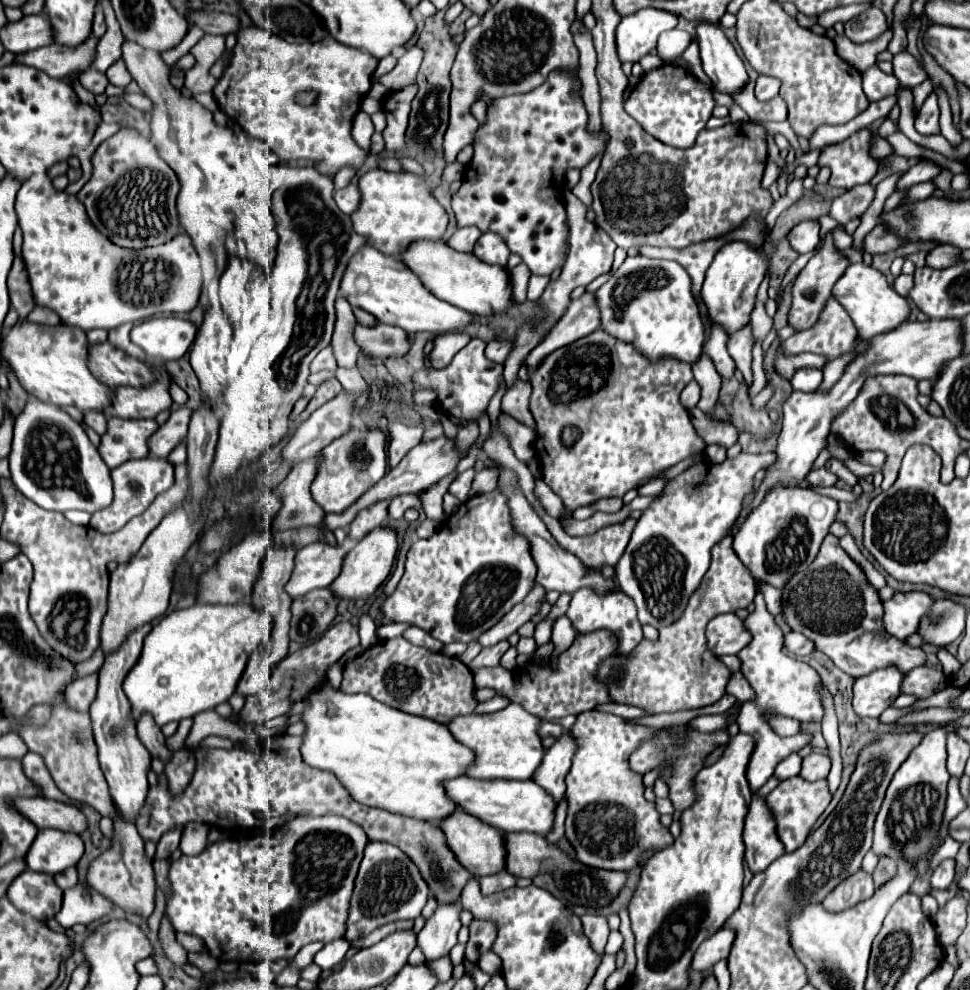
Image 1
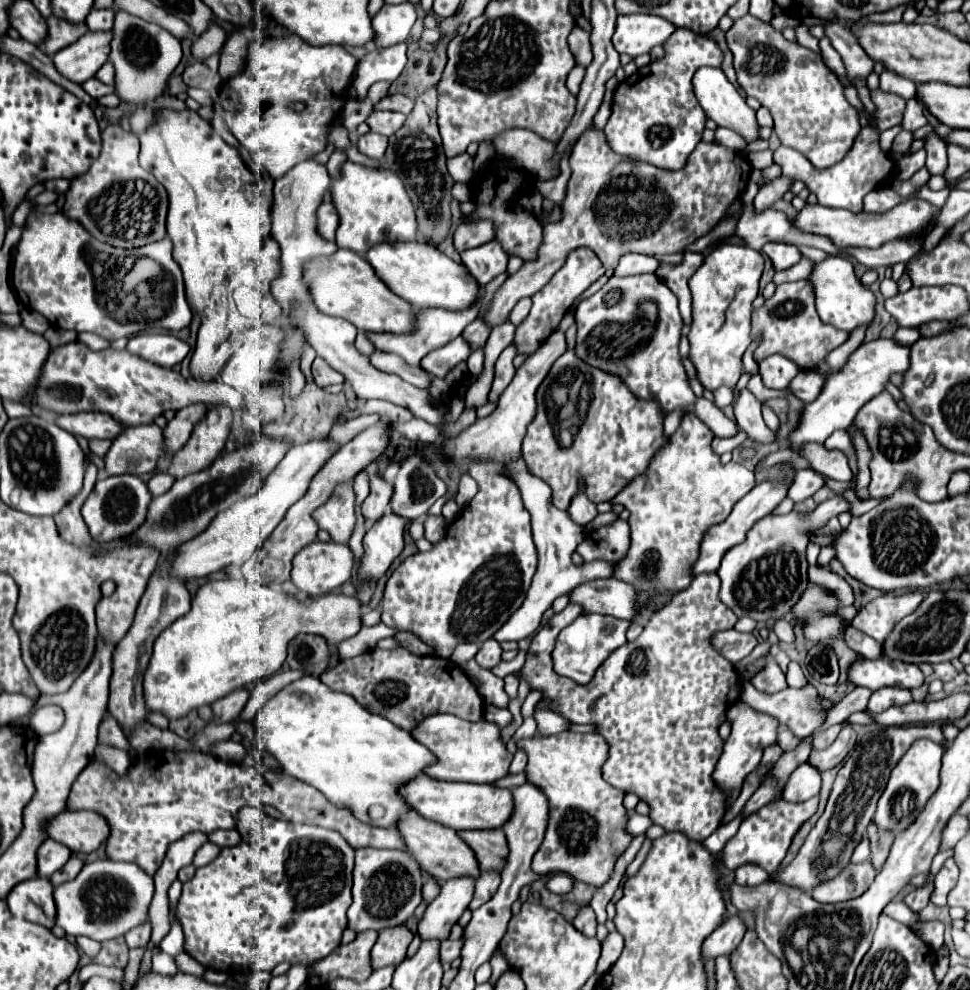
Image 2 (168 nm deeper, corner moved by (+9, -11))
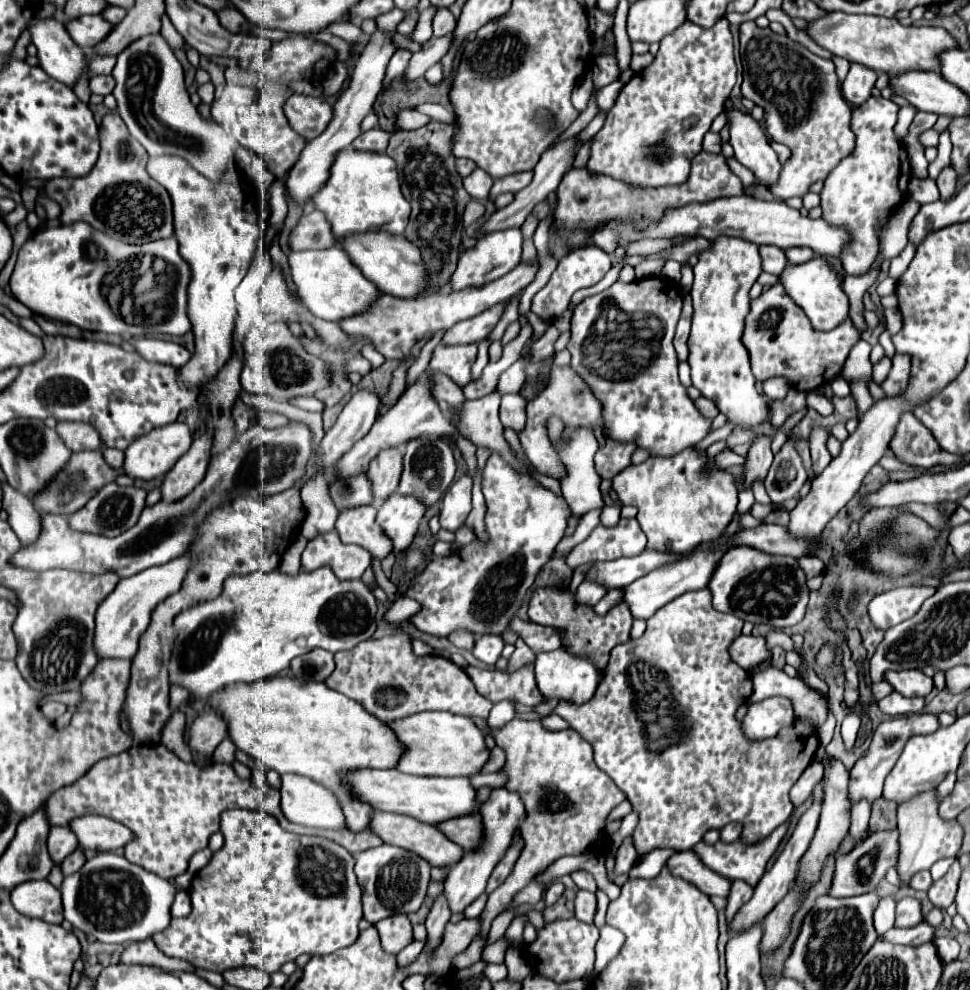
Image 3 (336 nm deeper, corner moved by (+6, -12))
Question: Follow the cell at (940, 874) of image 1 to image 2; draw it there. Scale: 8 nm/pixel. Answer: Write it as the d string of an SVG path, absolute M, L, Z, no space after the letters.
M931 881L931 883L925 883L925 885L921 885L921 887L917 887L917 889L911 891L903 901L905 901L913 911L921 911L921 909L929 903L931 891L933 891L933 881Z

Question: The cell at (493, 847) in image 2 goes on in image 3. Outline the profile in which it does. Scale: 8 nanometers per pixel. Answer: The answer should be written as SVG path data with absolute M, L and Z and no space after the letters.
M480 814L458 816L458 820L444 820L442 824L438 824L438 830L444 832L444 836L448 840L458 844L466 852L478 848L480 840L482 840L482 820L480 820Z

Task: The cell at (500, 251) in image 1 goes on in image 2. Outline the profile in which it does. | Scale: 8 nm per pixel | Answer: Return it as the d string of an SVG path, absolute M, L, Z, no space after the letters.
M497 241L467 249L461 253L463 265L471 271L471 275L479 281L479 285L487 285L497 275L505 273L507 267L507 253L501 249Z

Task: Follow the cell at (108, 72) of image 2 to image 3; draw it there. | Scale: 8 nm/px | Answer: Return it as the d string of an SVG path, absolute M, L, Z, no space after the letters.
M92 56L90 72L92 74L110 74L114 64L116 64L116 56Z

